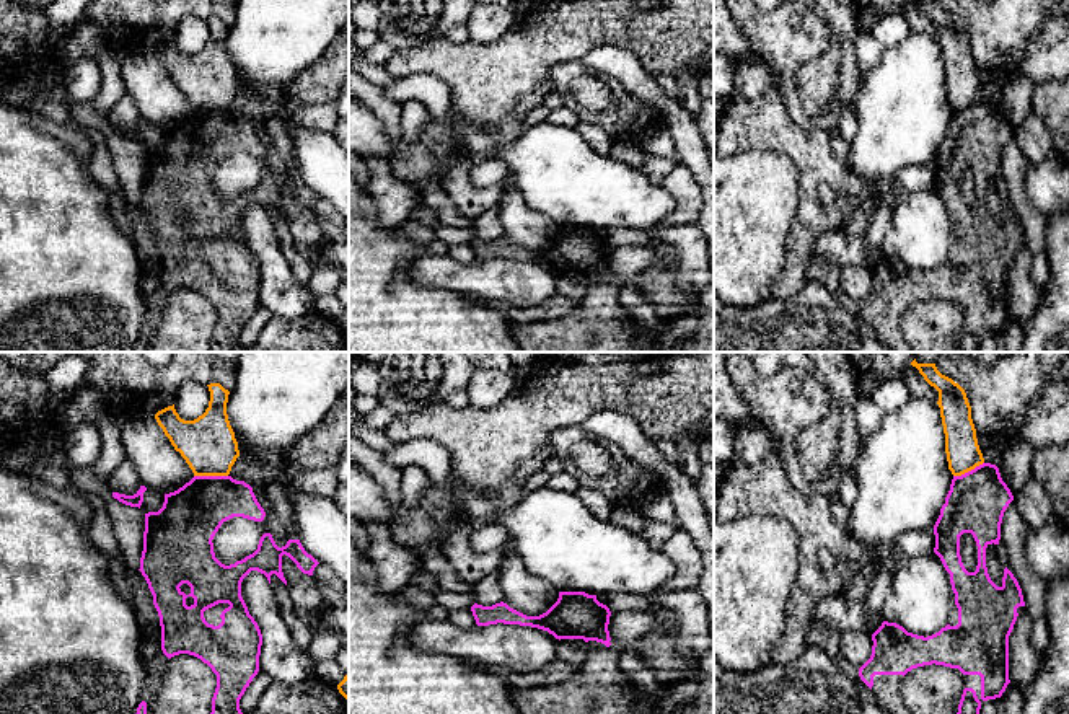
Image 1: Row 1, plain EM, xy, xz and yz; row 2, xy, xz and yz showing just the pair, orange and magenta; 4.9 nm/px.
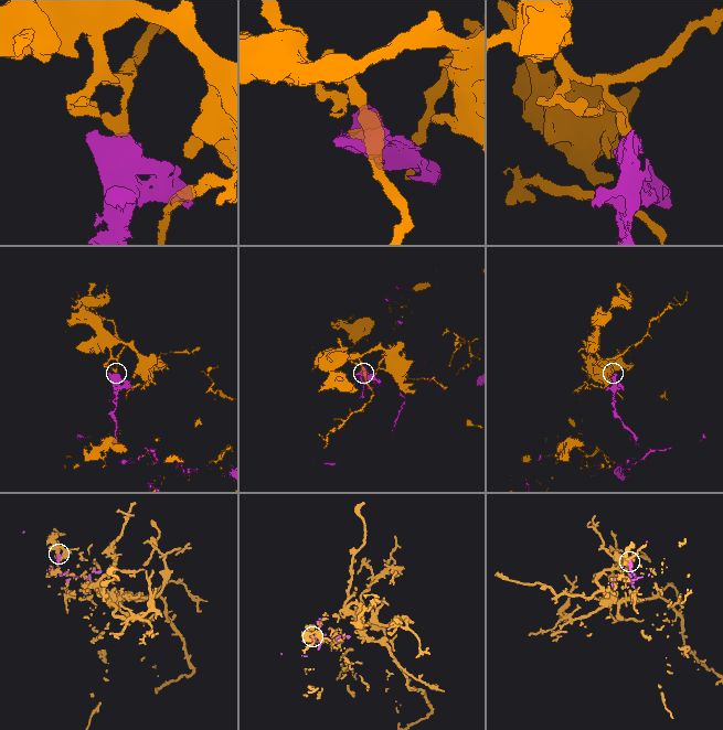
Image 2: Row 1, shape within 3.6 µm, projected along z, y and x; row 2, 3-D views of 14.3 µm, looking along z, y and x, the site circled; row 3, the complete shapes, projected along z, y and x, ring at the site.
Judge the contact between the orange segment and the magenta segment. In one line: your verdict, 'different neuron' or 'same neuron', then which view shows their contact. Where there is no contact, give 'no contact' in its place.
different neuron; contact in xy

